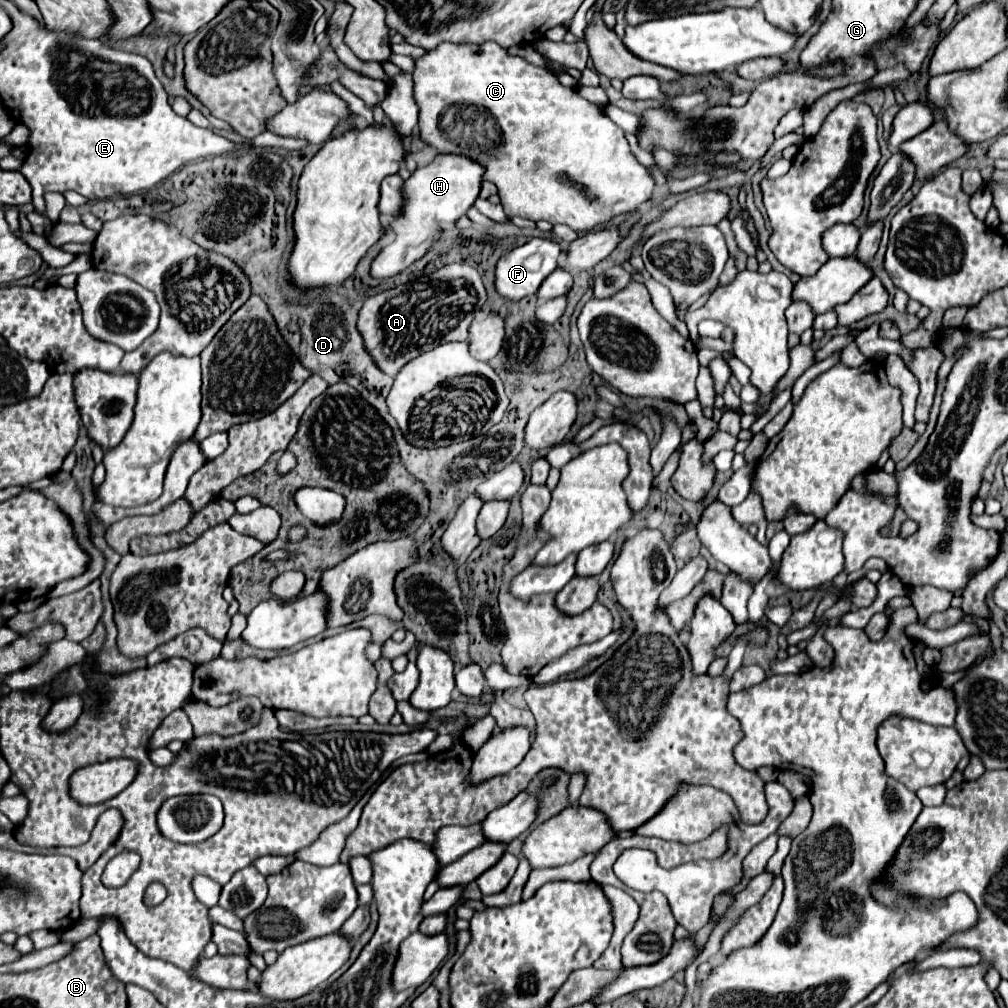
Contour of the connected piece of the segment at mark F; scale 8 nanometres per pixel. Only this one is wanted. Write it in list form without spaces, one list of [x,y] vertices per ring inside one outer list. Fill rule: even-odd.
[[[541,238],[539,240],[529,240],[527,244],[513,248],[509,254],[505,254],[497,262],[497,272],[495,272],[497,292],[501,296],[509,298],[509,300],[519,300],[519,298],[535,294],[539,290],[541,282],[557,268],[559,254],[561,254],[559,244],[555,244],[551,240],[541,240]]]

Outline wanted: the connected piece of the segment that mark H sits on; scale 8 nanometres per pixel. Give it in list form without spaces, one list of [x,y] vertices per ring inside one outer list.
[[[437,154],[431,164],[417,168],[403,186],[407,194],[403,214],[391,224],[395,240],[389,246],[385,246],[373,260],[371,276],[391,278],[409,264],[413,264],[417,258],[421,258],[439,238],[437,224],[455,222],[461,218],[461,214],[465,214],[473,206],[481,190],[481,178],[483,178],[483,166],[461,154]]]

